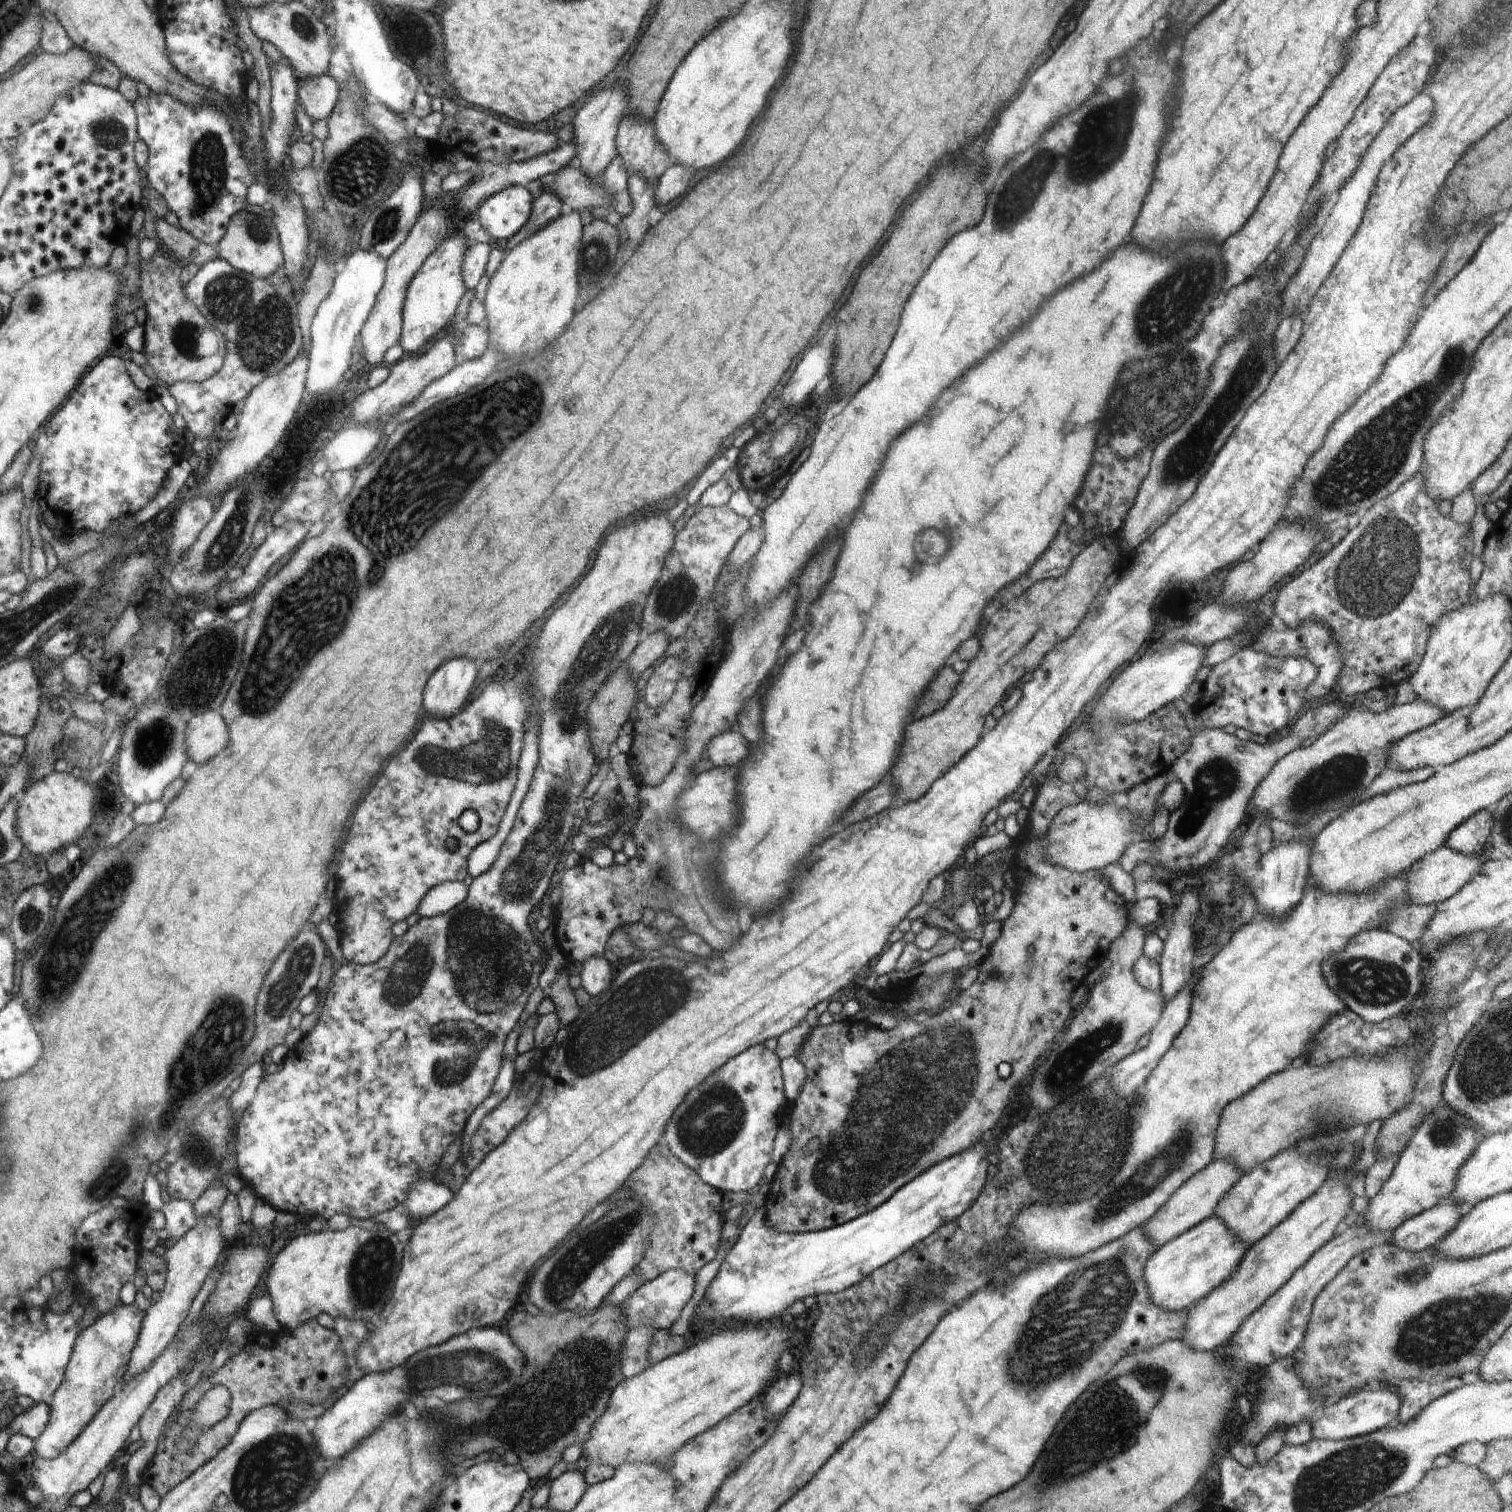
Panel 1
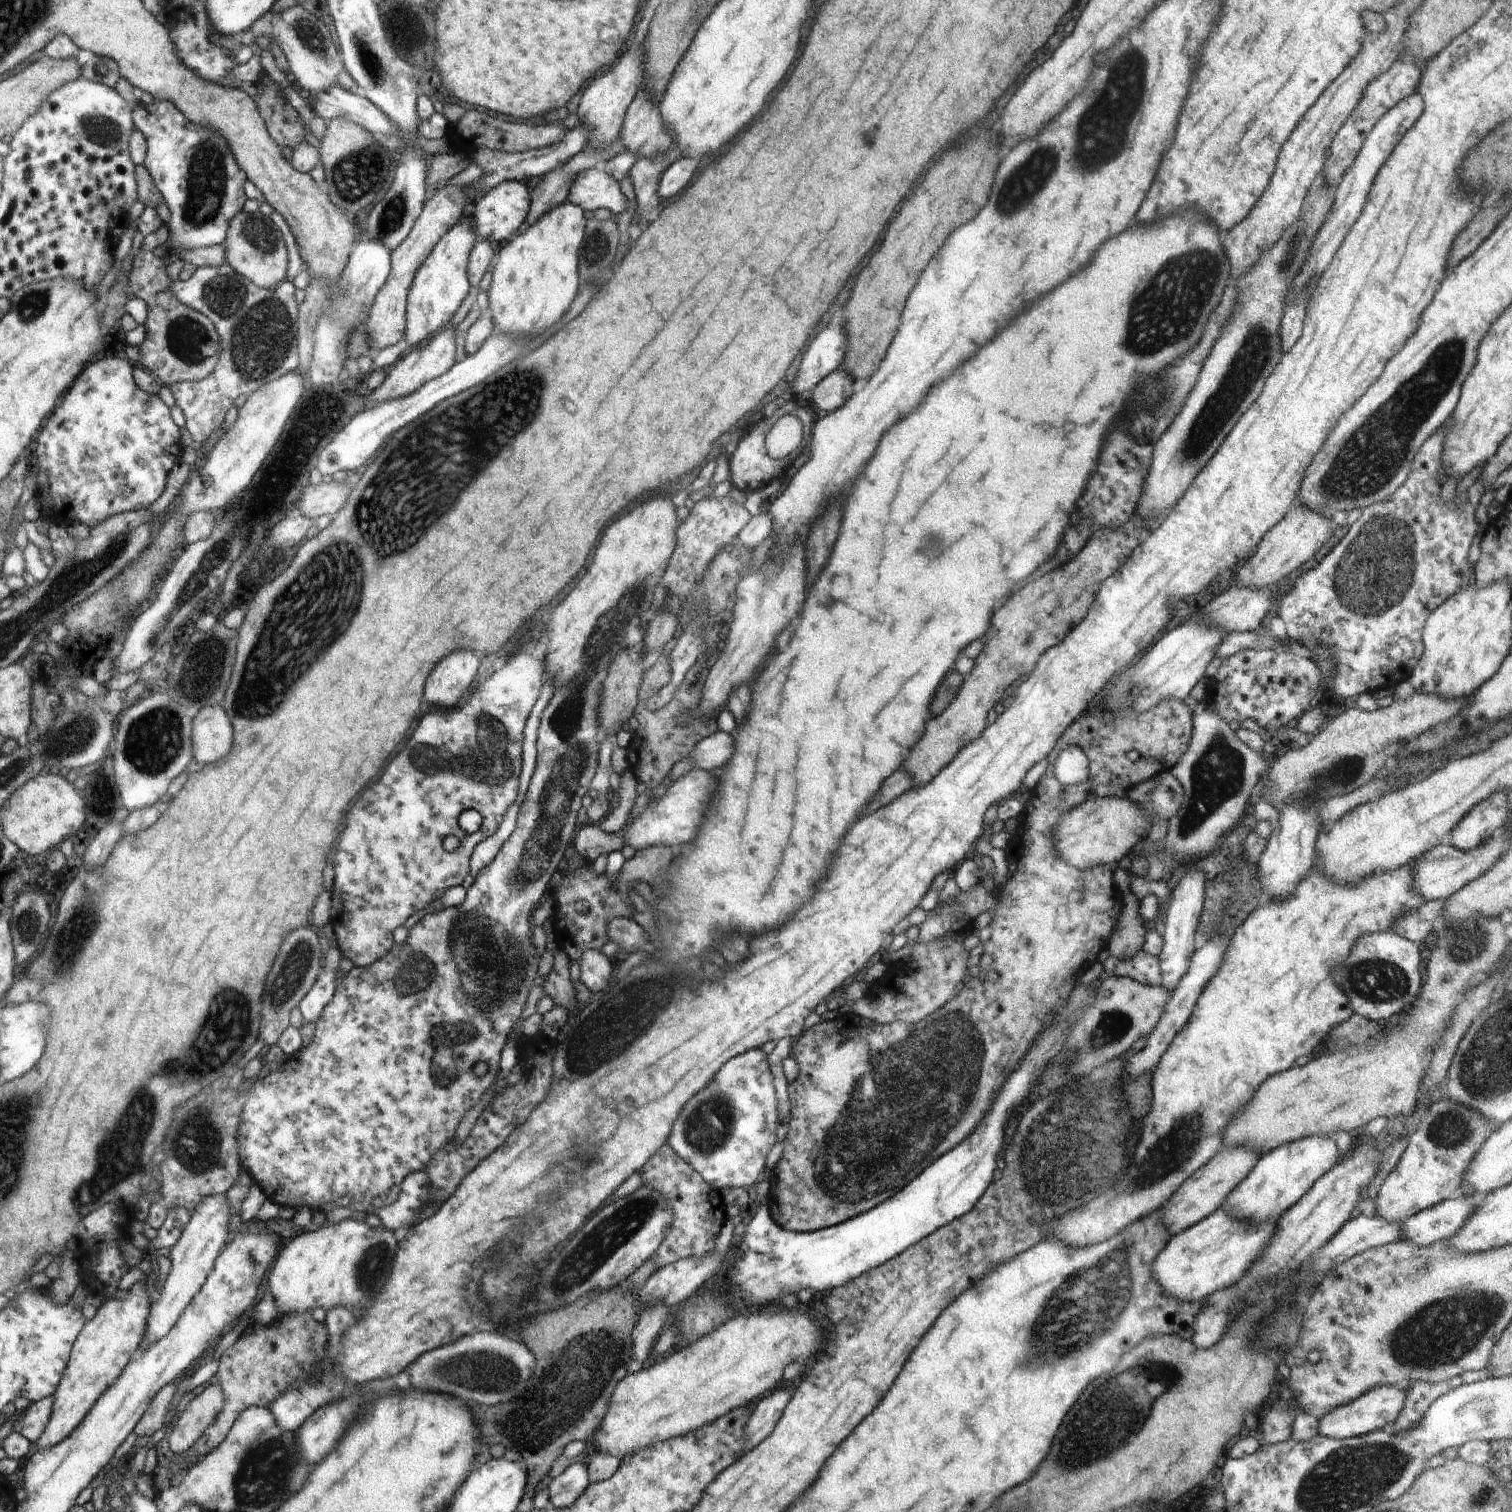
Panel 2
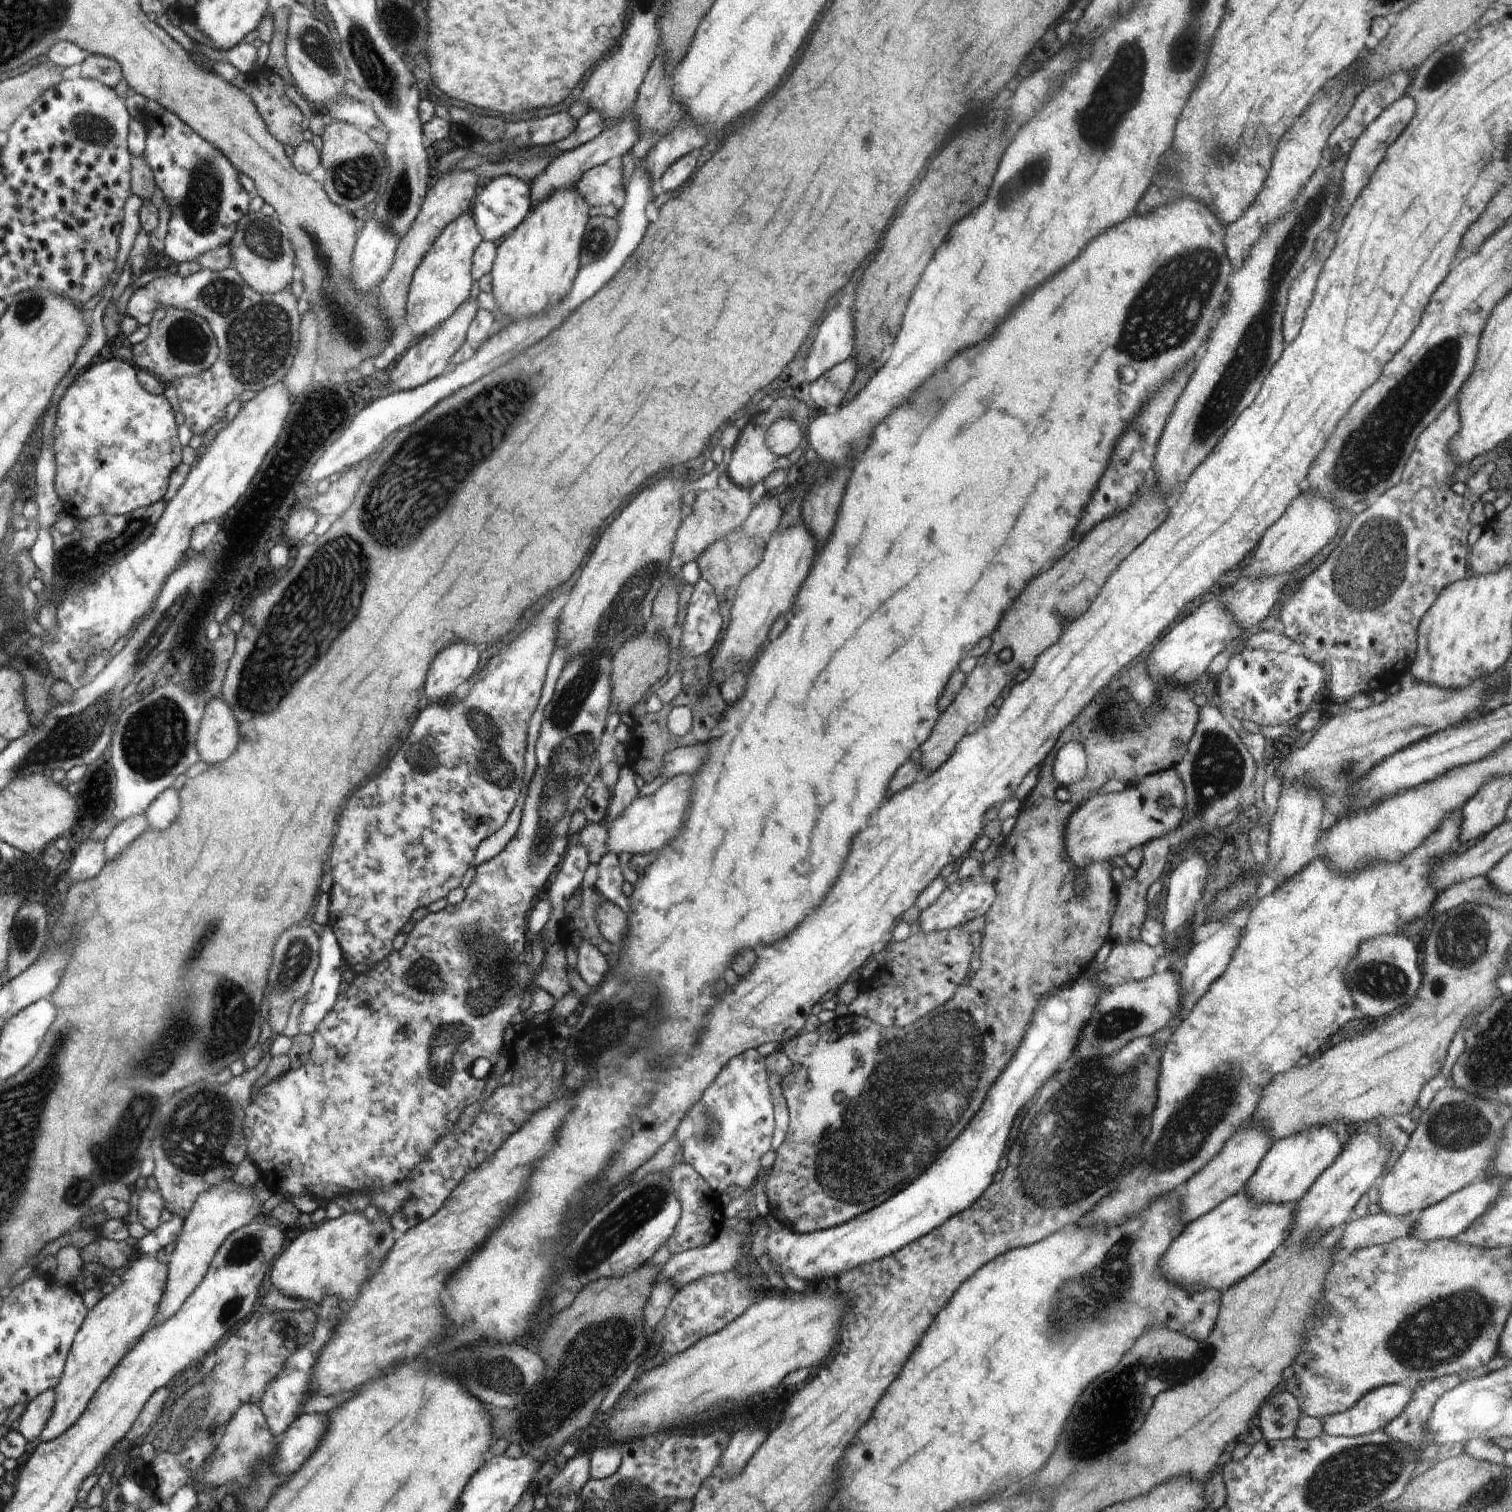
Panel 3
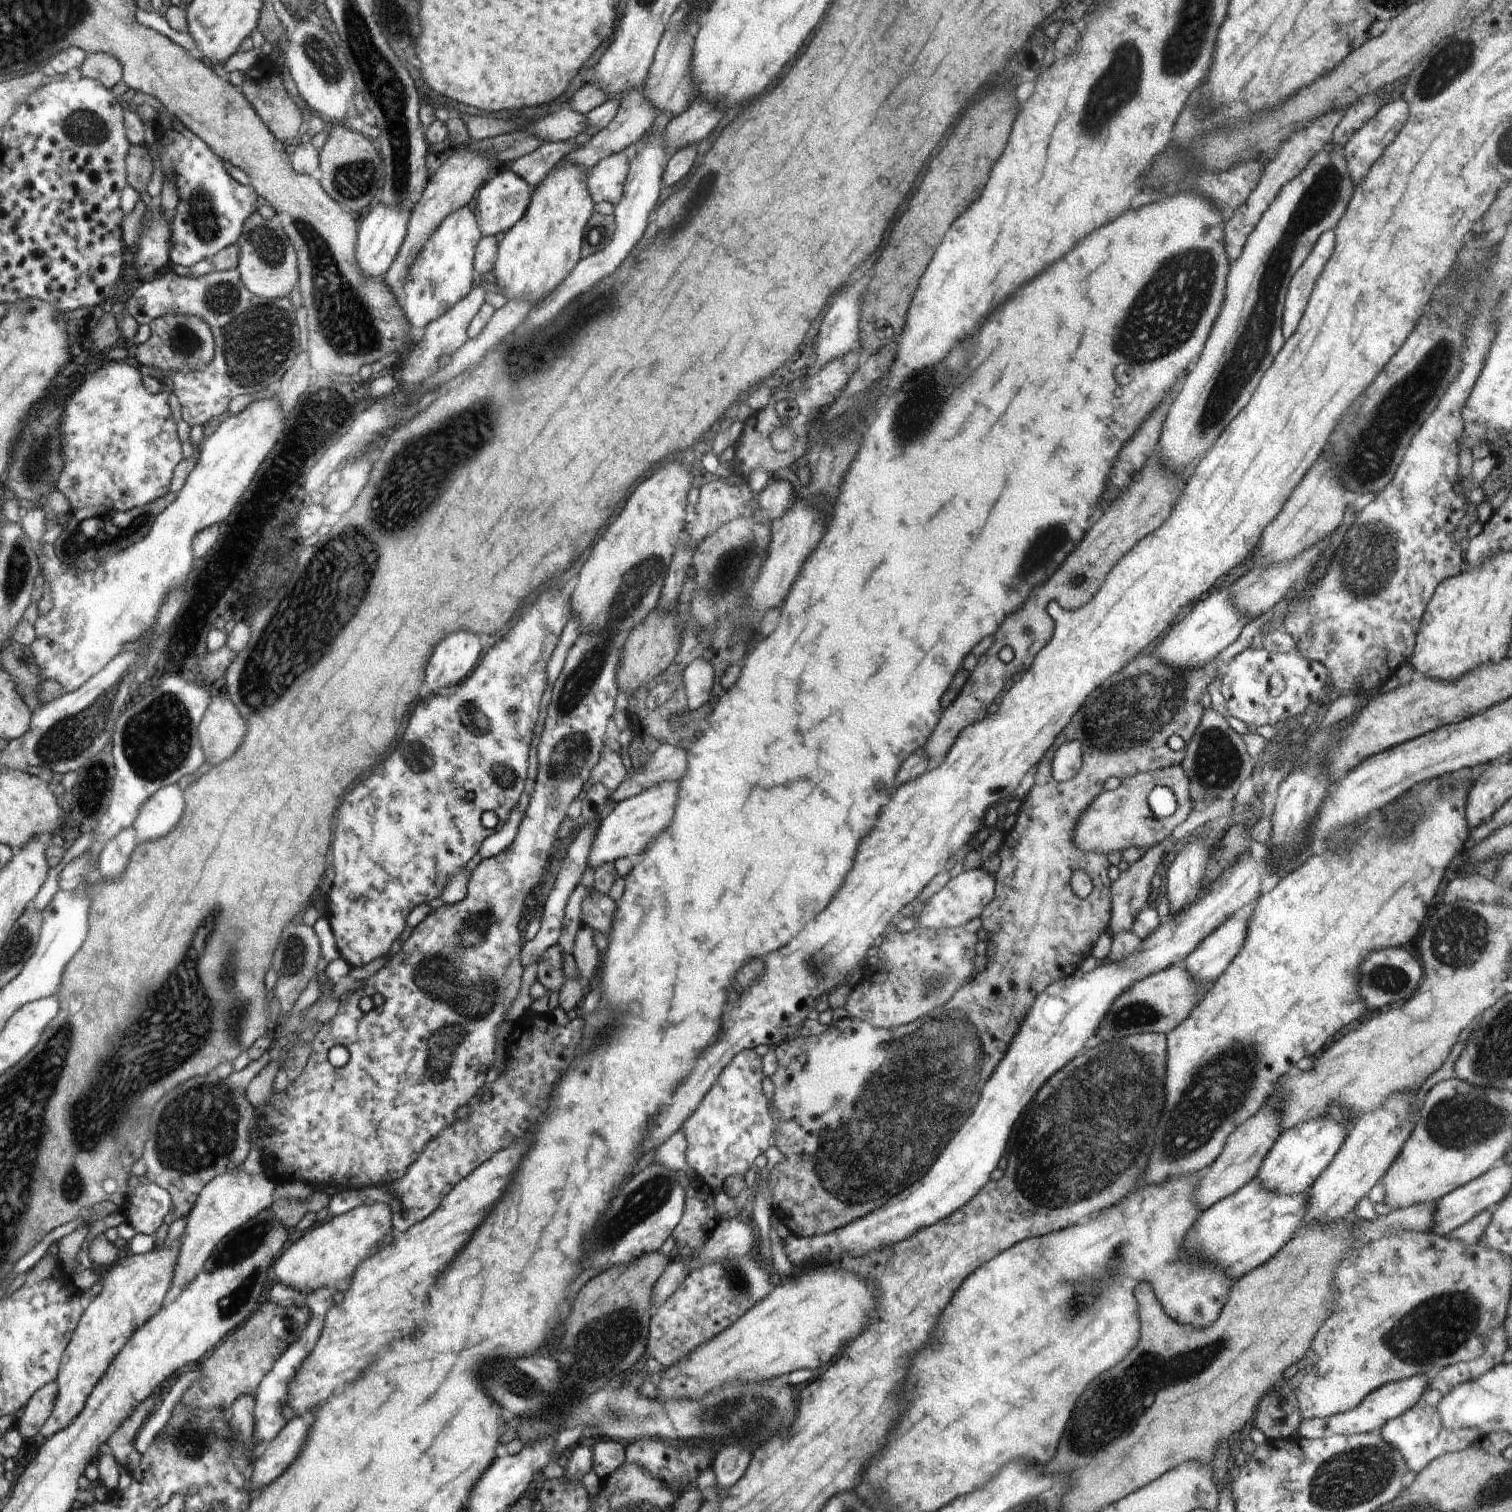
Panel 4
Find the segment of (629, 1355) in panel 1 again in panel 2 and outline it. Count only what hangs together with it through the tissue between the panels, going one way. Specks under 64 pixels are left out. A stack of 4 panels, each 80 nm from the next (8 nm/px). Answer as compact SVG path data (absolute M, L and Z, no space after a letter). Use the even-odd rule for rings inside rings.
M656 1303L640 1314L632 1334L633 1354L628 1362L628 1372L638 1372L652 1362L653 1346L670 1321L668 1310L666 1305Z

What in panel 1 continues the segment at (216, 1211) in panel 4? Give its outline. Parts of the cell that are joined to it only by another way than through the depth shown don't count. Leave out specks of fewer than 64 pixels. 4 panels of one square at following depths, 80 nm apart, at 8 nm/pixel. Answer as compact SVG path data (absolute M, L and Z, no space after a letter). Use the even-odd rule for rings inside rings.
M217 1216L198 1219L198 1224L183 1237L163 1246L161 1253L167 1263L164 1289L161 1291L158 1302L151 1304L145 1312L144 1324L141 1326L140 1336L137 1338L137 1346L130 1357L129 1368L124 1376L124 1381L138 1377L145 1370L148 1370L170 1346L170 1342L175 1340L174 1336L178 1332L178 1326L188 1316L192 1300L200 1292L208 1272L216 1266L216 1262L222 1254L223 1236L217 1223Z

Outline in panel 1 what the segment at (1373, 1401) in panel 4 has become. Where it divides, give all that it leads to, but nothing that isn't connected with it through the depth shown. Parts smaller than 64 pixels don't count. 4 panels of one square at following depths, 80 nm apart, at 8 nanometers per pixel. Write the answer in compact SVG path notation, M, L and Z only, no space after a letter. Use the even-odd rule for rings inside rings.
M1364 1386L1354 1394L1344 1396L1334 1404L1325 1406L1324 1414L1312 1425L1314 1439L1341 1441L1374 1432L1396 1422L1400 1401L1398 1395L1381 1386Z

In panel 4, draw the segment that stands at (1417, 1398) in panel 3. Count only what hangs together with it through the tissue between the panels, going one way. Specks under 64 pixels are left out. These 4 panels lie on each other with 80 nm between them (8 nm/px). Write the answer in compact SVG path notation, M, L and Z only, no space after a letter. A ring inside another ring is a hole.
M1503 1324L1493 1330L1491 1338L1487 1340L1485 1353L1476 1360L1459 1362L1446 1368L1438 1370L1434 1376L1430 1376L1427 1385L1422 1391L1420 1398L1404 1414L1386 1422L1381 1428L1380 1436L1393 1448L1399 1450L1403 1460L1407 1462L1409 1470L1419 1473L1429 1462L1432 1462L1439 1456L1457 1453L1468 1448L1472 1442L1480 1438L1478 1429L1462 1429L1457 1433L1451 1433L1446 1430L1438 1416L1437 1406L1456 1385L1474 1380L1476 1377L1488 1372L1497 1364L1502 1363L1502 1355L1509 1348L1507 1343L1507 1334Z

